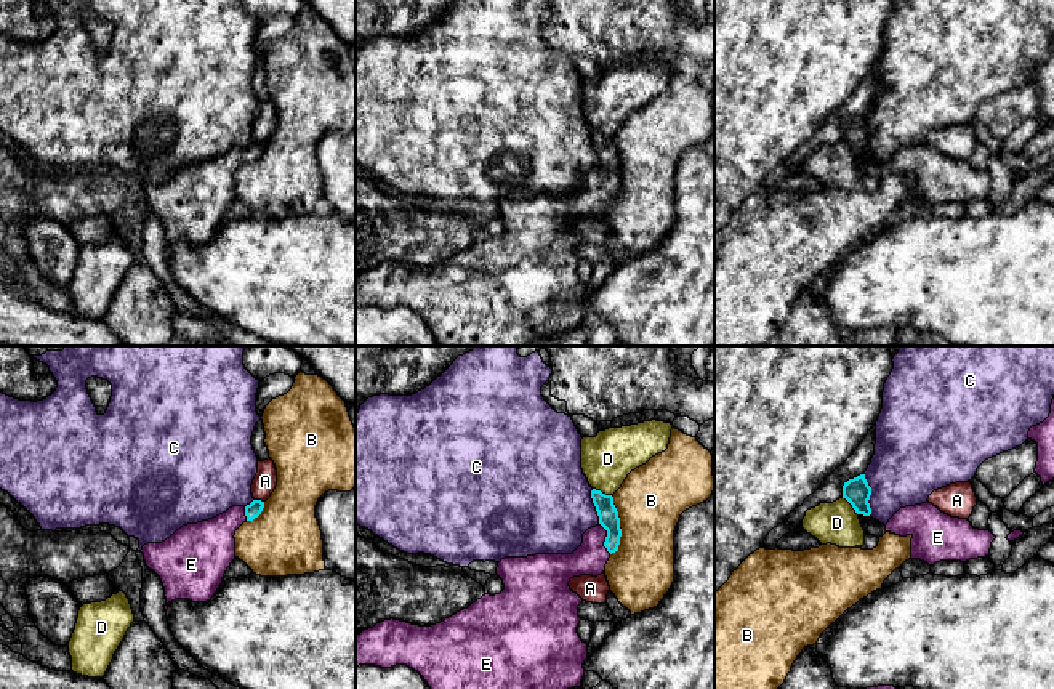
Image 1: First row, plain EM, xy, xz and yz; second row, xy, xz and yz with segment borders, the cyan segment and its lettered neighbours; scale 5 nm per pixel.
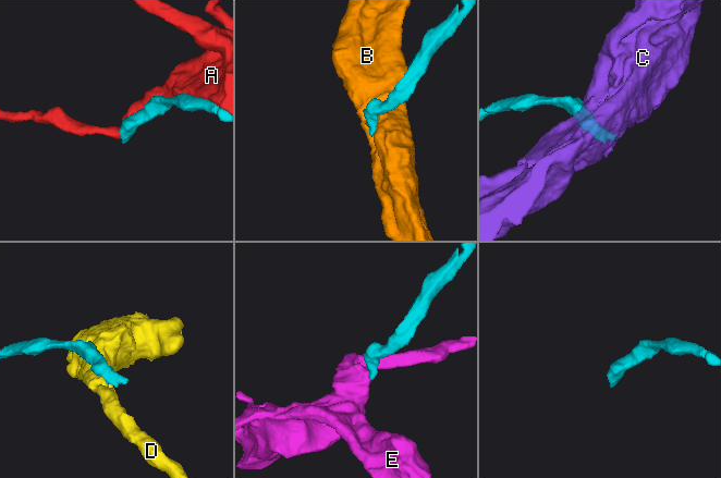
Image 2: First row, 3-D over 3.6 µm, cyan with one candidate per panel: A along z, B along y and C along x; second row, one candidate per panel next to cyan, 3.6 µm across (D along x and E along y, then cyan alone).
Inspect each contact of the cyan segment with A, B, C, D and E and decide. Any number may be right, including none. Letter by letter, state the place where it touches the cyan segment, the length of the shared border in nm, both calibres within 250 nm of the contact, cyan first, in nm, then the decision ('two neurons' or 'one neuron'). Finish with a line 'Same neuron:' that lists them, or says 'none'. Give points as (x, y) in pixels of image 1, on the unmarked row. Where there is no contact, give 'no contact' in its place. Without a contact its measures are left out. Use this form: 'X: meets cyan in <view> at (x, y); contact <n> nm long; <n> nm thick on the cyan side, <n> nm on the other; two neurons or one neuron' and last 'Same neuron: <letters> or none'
A: meets cyan in xy at (260, 141); contact 50 nm long; 80 nm thick on the cyan side, 120 nm on the other; two neurons
B: meets cyan in xz at (619, 167); contact 300 nm long; 100 nm thick on the cyan side, 340 nm on the other; two neurons
C: meets cyan in yz at (870, 135); contact 220 nm long; 130 nm thick on the cyan side, 360 nm on the other; two neurons
D: meets cyan in xz at (601, 133); contact 120 nm long; 100 nm thick on the cyan side, 260 nm on the other; two neurons
E: meets cyan in xz at (606, 180); contact 160 nm long; 100 nm thick on the cyan side, 160 nm on the other; one neuron
Same neuron: E

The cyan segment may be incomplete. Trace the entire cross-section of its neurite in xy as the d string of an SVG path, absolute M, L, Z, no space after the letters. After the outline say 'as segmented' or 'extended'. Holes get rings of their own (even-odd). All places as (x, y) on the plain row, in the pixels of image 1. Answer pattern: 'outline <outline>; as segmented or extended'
outline M261 141L232 147L213 160L183 167L162 184L143 187L146 207L163 224L165 253L175 240L207 244L215 237L235 200L235 171L258 159L263 149Z; extended

